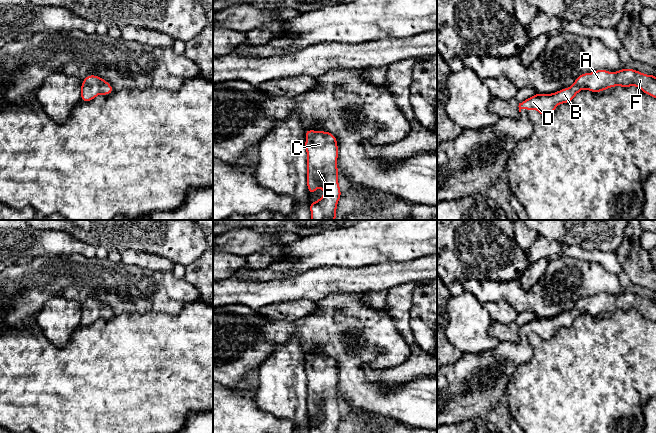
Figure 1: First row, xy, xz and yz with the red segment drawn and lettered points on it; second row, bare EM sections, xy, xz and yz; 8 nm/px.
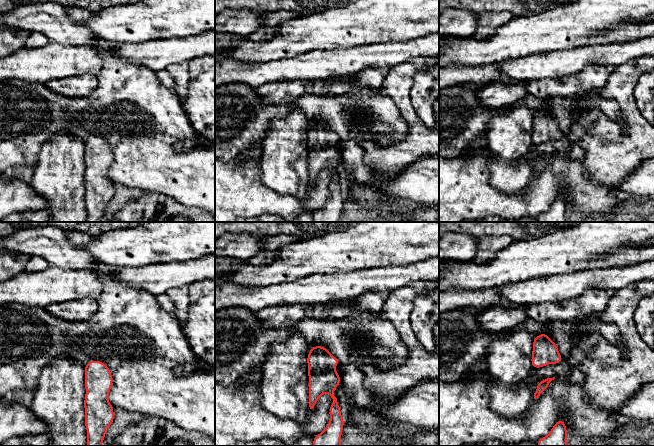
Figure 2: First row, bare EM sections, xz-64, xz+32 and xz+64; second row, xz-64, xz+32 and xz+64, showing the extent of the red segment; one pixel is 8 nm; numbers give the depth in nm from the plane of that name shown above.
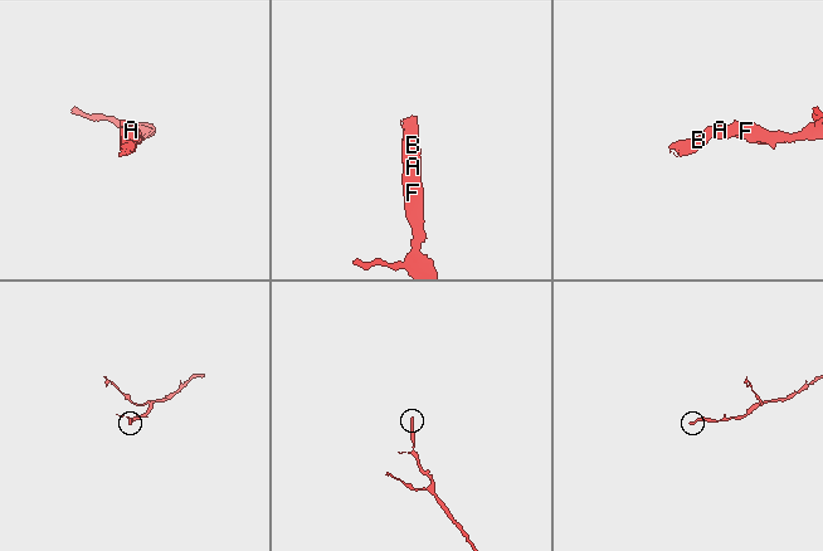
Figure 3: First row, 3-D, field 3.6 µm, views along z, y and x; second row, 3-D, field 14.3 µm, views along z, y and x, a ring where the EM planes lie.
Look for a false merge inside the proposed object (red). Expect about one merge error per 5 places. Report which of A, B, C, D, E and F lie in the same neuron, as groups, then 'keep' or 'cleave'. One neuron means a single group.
A B C D E F | keep

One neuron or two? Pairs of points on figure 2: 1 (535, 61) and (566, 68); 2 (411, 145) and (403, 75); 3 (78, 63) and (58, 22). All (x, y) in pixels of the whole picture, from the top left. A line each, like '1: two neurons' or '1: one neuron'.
1: one neuron
2: one neuron
3: two neurons

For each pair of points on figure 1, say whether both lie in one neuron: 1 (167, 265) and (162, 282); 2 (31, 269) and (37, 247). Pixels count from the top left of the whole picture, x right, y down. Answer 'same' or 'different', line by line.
1: different
2: different

